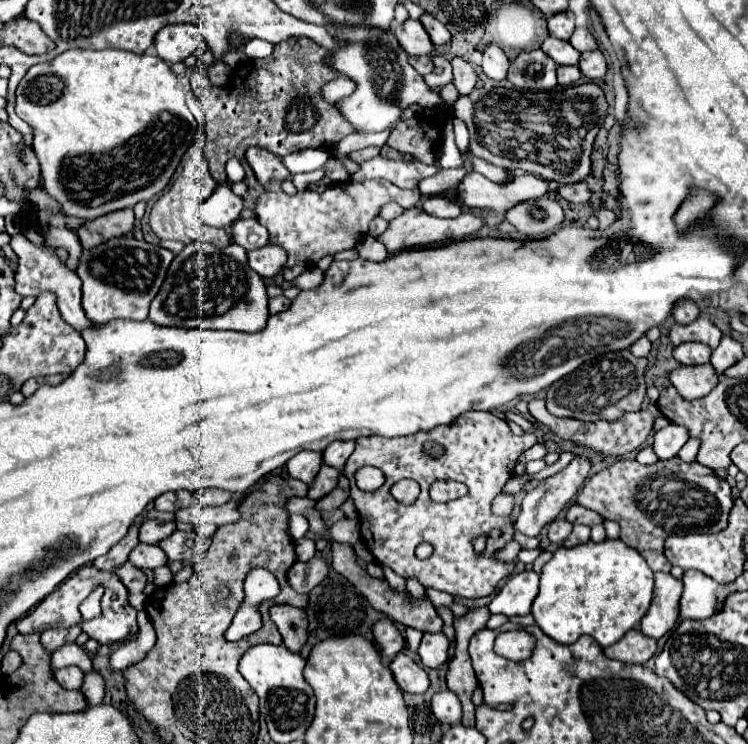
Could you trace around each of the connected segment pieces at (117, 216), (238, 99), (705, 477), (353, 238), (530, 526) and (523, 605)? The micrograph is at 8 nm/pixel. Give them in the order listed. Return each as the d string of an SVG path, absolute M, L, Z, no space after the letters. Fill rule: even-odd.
M125 208L119 212L111 212L107 216L99 216L91 222L85 222L81 228L77 228L77 236L83 244L83 248L95 248L101 242L107 242L109 238L123 236L133 230L133 210Z
M295 36L276 44L269 58L242 65L242 76L236 74L223 88L213 88L203 70L193 74L193 92L207 116L205 158L217 184L233 184L225 174L225 162L229 158L243 158L251 146L287 156L305 148L329 150L343 136L355 132L355 126L345 120L337 106L327 104L321 96L321 88L339 76L329 66L329 60L331 54L311 38Z
M681 458L659 460L651 466L643 466L637 460L619 460L613 466L597 472L583 486L577 496L577 504L595 510L607 520L617 520L621 524L621 540L635 548L655 572L669 572L671 564L663 554L663 542L669 532L719 532L727 526L727 516L731 510L731 488L717 476L711 468L699 462L683 462ZM653 478L677 478L695 484L705 494L649 494L649 484Z
M375 178L363 182L339 182L327 188L327 192L317 194L311 190L287 196L285 192L267 190L257 200L255 212L259 222L269 230L269 242L287 250L287 266L311 266L323 256L333 256L341 250L355 248L357 242L367 234L369 222L379 216L381 206L397 202L403 208L413 208L421 200L419 190L403 190L395 184Z
M575 456L565 470L557 472L557 474L551 476L551 478L545 478L541 486L537 486L535 490L527 492L525 498L523 498L523 502L521 502L521 514L519 514L519 518L517 518L517 522L515 522L515 528L517 528L521 534L525 534L525 536L539 536L541 528L543 528L545 524L553 522L553 520L557 518L557 514L565 508L565 504L567 504L567 502L575 496L575 492L581 488L583 480L587 478L589 466L591 466L589 458L585 458L585 456Z
M523 570L507 580L501 592L491 600L491 614L523 616L531 612L531 604L539 590L539 574L533 570Z

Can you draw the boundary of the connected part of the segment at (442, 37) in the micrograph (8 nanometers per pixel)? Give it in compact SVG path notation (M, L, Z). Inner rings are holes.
M423 14L419 20L425 26L425 30L427 30L427 34L429 34L429 38L431 38L431 42L433 42L435 48L449 44L451 34L447 32L447 28L439 20L435 20L431 14Z

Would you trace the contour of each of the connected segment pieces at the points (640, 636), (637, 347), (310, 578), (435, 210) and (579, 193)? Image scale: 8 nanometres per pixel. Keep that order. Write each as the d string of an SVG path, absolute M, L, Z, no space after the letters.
M631 630L623 640L615 642L611 648L603 650L609 658L625 664L645 664L657 652L657 640L647 638L641 630Z
M641 336L637 342L631 344L629 350L631 350L631 354L637 358L646 357L647 354L649 354L649 350L651 350L651 342L649 342L645 336Z
M315 556L309 562L295 562L287 572L291 588L299 594L309 594L327 576L327 564L323 558Z
M429 196L423 206L421 206L427 214L431 216L439 216L439 218L457 218L461 214L461 206L459 202L455 202L453 198L447 196Z
M585 182L571 184L571 186L561 186L559 194L571 204L587 204L591 200L591 190Z

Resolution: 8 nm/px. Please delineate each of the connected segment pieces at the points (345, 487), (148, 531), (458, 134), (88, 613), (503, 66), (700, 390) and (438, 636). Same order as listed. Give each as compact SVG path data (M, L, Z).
M341 472L339 484L335 486L333 492L329 492L327 496L323 496L323 498L317 502L317 508L319 508L321 512L325 512L325 510L335 510L335 508L339 508L347 498L349 498L349 480L347 480L347 476Z
M145 520L139 528L139 540L145 544L159 544L175 530L175 522L161 522L161 520Z
M453 118L453 124L455 124L455 144L461 152L465 152L467 148L467 142L469 142L469 132L467 132L467 126L463 120L457 120Z
M95 586L95 590L81 602L79 612L81 612L81 618L83 618L83 620L90 620L99 616L99 612L101 612L101 608L99 608L99 600L101 600L103 592L105 592L103 586Z
M489 44L483 52L483 64L481 64L483 72L491 78L491 80L505 80L507 76L507 68L509 68L509 58L505 56L505 52L495 46L495 44Z
M711 364L701 366L679 366L669 374L671 384L685 400L707 396L719 382L719 374Z
M423 632L417 654L427 668L439 668L447 660L447 650L449 640L443 632Z

